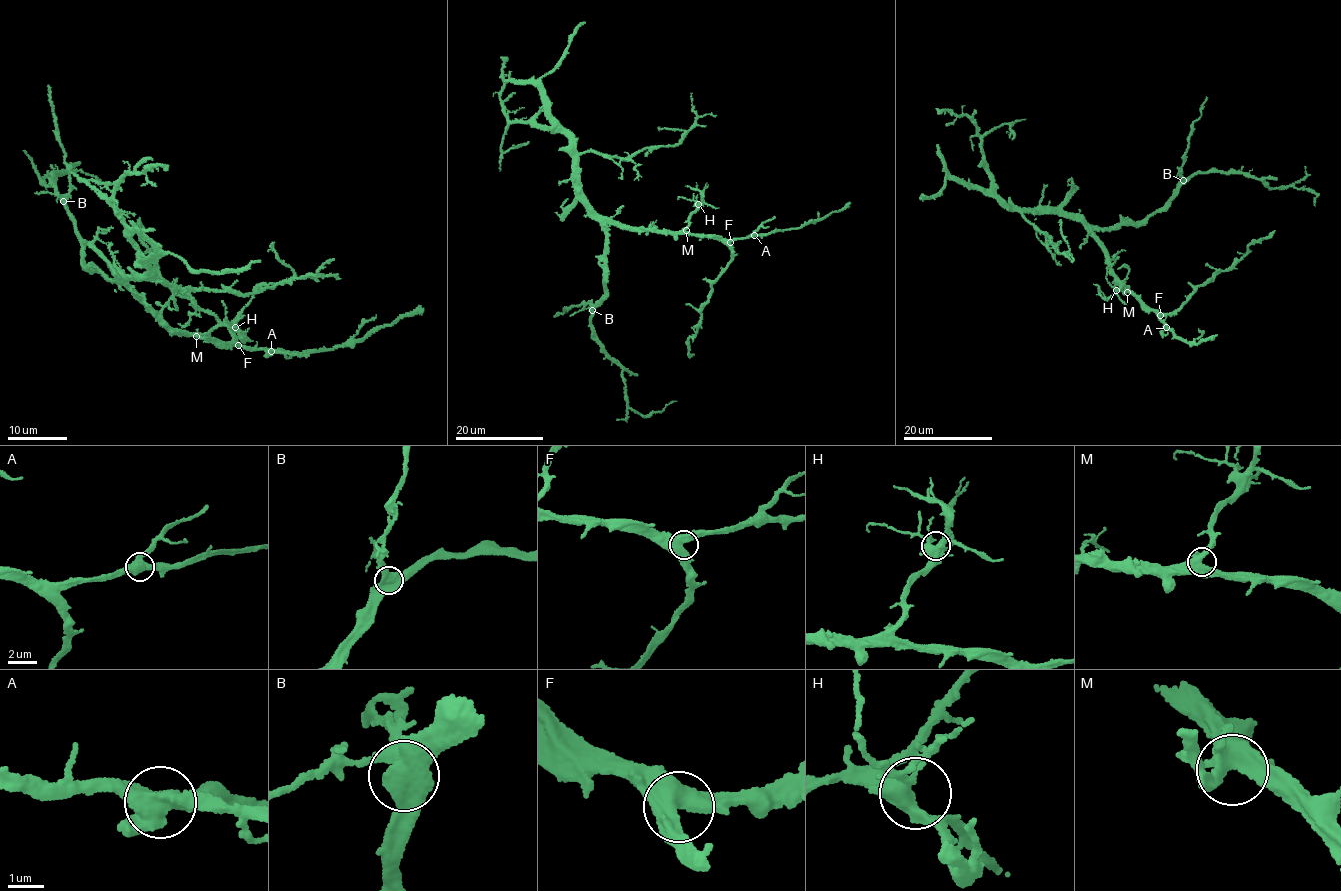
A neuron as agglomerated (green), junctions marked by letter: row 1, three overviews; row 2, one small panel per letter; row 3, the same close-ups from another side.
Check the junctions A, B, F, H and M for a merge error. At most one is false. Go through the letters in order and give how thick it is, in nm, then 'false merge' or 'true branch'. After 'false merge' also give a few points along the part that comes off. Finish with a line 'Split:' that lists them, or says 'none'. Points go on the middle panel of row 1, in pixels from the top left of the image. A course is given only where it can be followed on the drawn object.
A: 550 nm thick; true branch
B: 500 nm thick; true branch
F: 500 nm thick; true branch
H: 440 nm thick; true branch
M: 380 nm thick; true branch
Split: none

